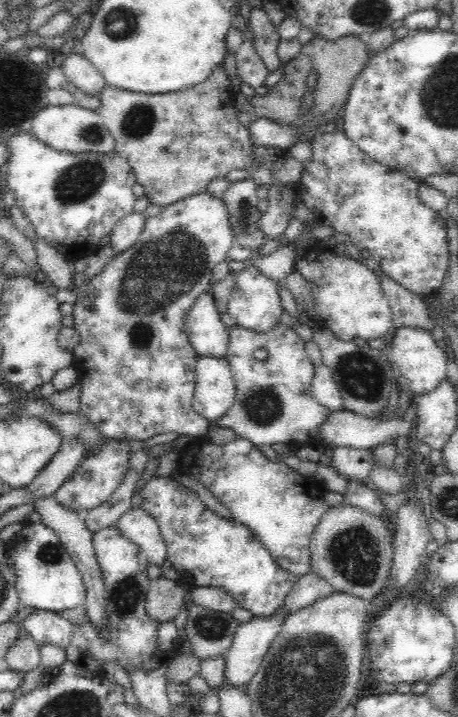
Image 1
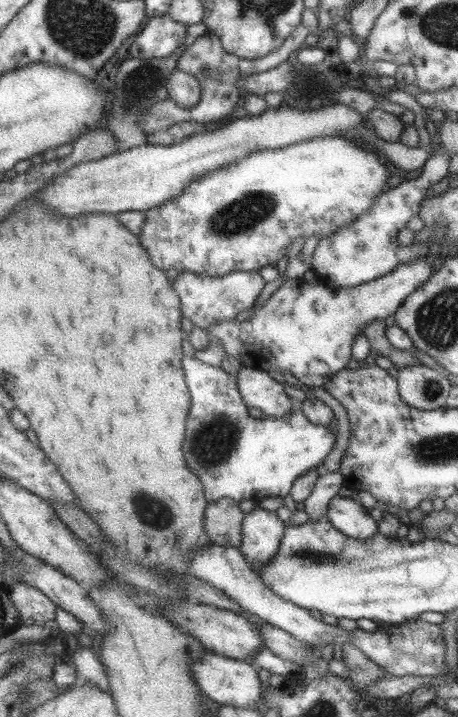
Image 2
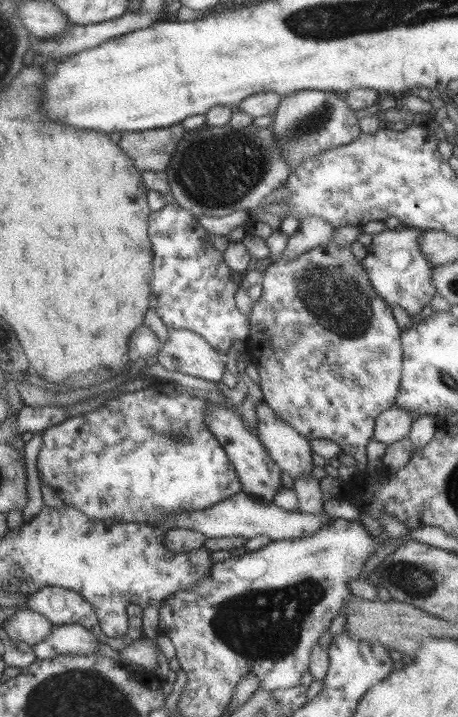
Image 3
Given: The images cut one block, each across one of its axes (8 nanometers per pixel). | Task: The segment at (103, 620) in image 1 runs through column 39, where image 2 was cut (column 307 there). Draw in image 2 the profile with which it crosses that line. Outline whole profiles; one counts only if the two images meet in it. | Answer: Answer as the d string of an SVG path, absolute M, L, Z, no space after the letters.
M324 472L314 485L310 496L304 500L306 513L311 521L319 521L326 518L330 500L338 495L338 490L344 485L344 475L342 472Z

